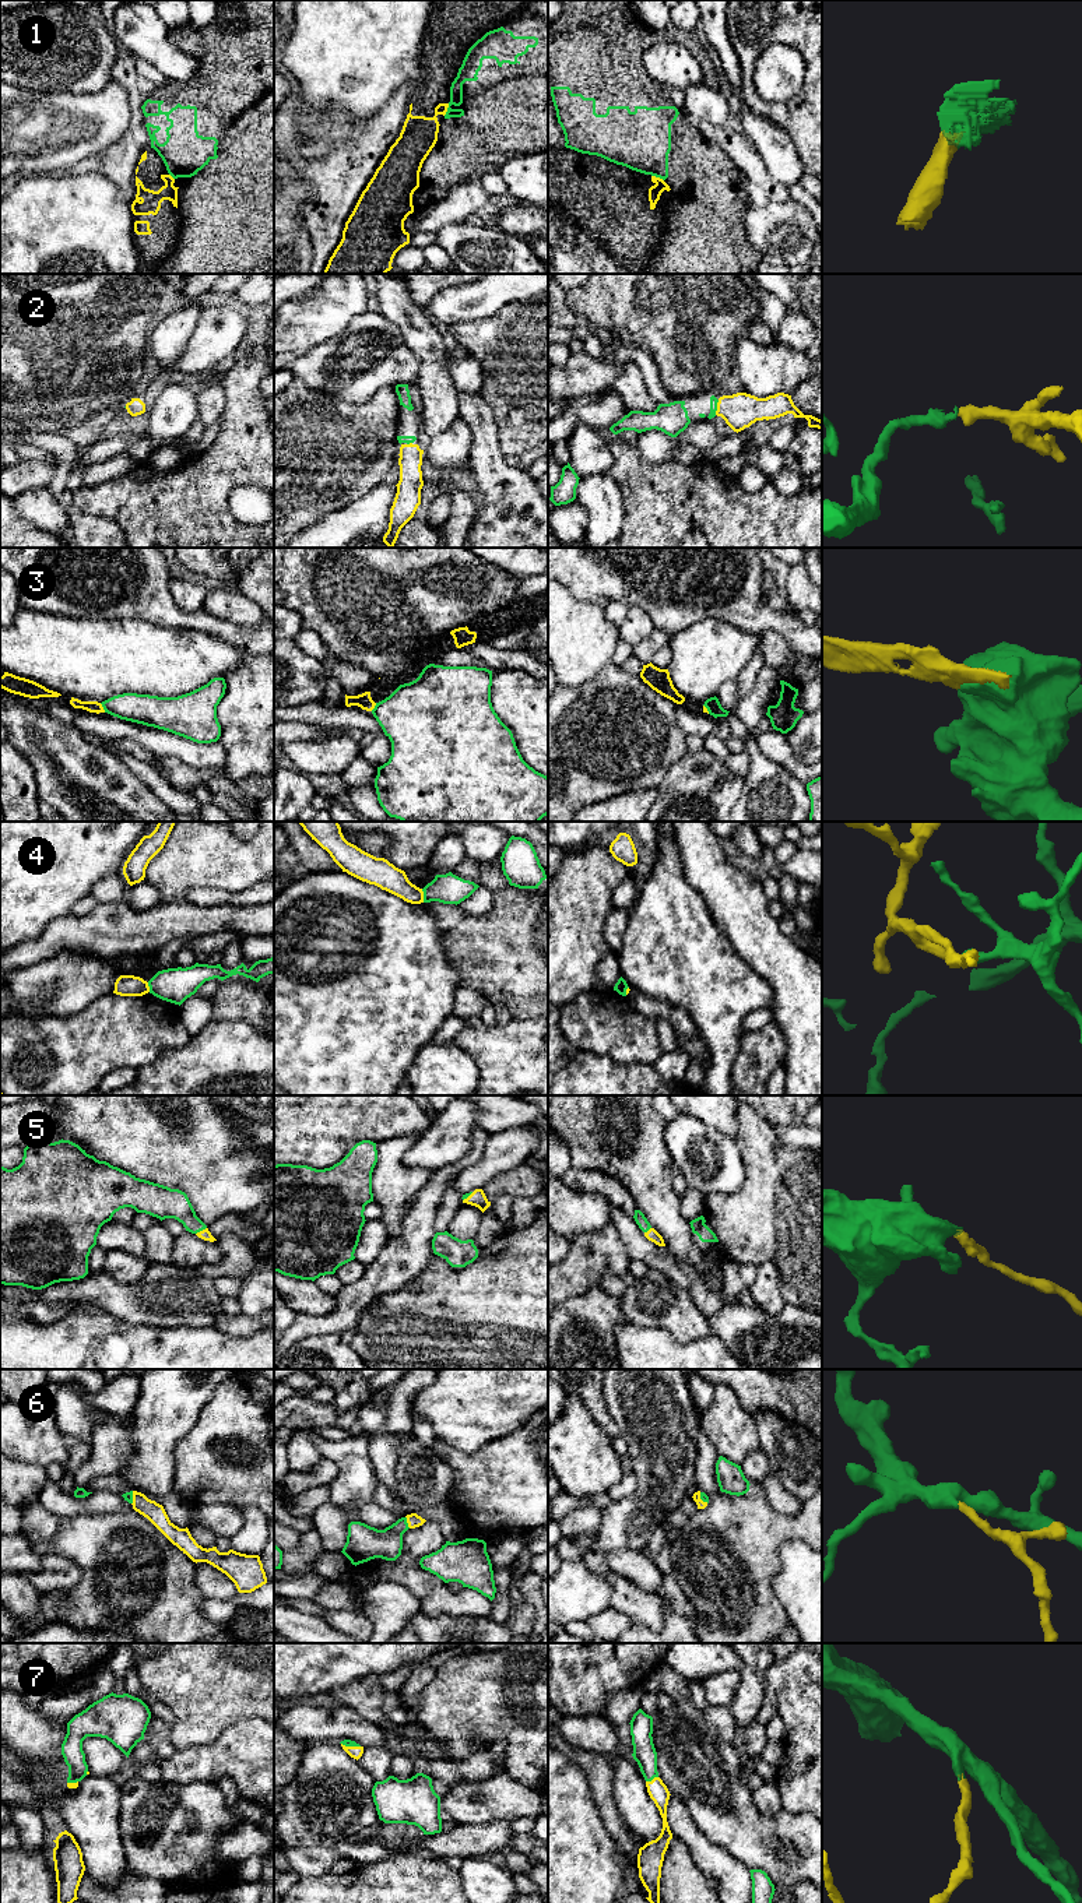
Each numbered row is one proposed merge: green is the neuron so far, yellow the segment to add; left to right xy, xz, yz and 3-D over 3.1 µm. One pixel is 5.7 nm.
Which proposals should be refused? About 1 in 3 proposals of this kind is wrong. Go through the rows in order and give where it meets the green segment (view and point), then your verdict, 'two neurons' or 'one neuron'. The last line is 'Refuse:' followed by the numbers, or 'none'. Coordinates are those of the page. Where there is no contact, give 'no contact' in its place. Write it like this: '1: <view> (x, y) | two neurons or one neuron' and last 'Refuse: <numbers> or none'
1: xz (448, 109) | two neurons
2: yz (716, 407) | one neuron
3: xy (102, 706) | two neurons
4: xz (424, 896) | two neurons
5: xy (200, 1230) | one neuron
6: xz (406, 1522) | one neuron
7: yz (652, 1779) | one neuron
Refuse: 1, 3, 4

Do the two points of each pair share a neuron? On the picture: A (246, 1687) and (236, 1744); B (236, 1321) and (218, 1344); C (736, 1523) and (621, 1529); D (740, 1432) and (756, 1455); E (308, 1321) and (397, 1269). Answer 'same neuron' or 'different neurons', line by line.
A: different neurons
B: different neurons
C: different neurons
D: different neurons
E: same neuron

